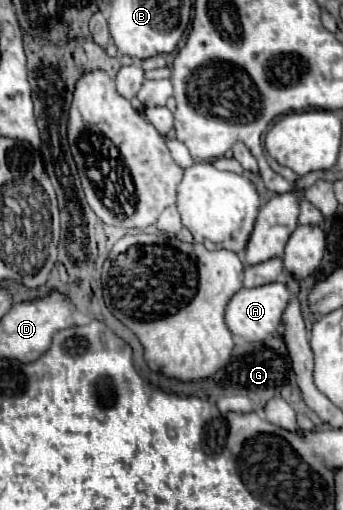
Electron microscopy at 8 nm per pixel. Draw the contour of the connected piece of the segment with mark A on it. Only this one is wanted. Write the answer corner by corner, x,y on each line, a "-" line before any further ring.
273,282
257,288
241,288
227,304
225,322
235,336
245,338
247,342
259,342
277,332
277,328
281,326
281,314
289,304
289,298
291,292
283,282

